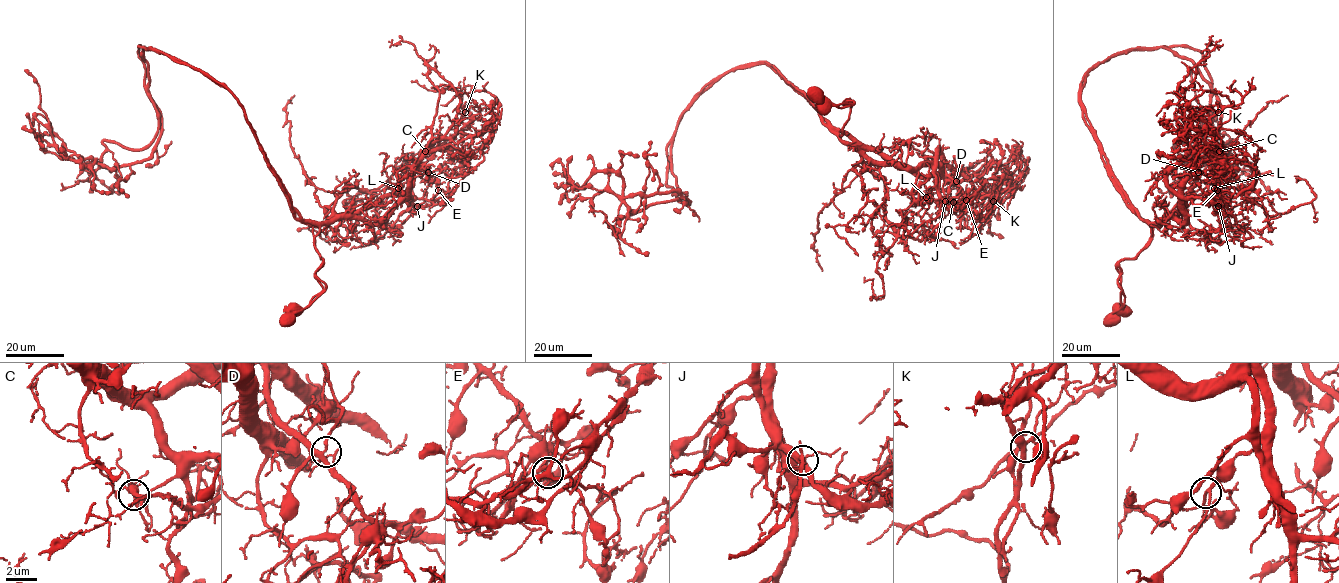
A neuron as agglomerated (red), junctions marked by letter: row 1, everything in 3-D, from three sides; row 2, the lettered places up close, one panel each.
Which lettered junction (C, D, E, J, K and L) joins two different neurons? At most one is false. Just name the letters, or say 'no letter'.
C

